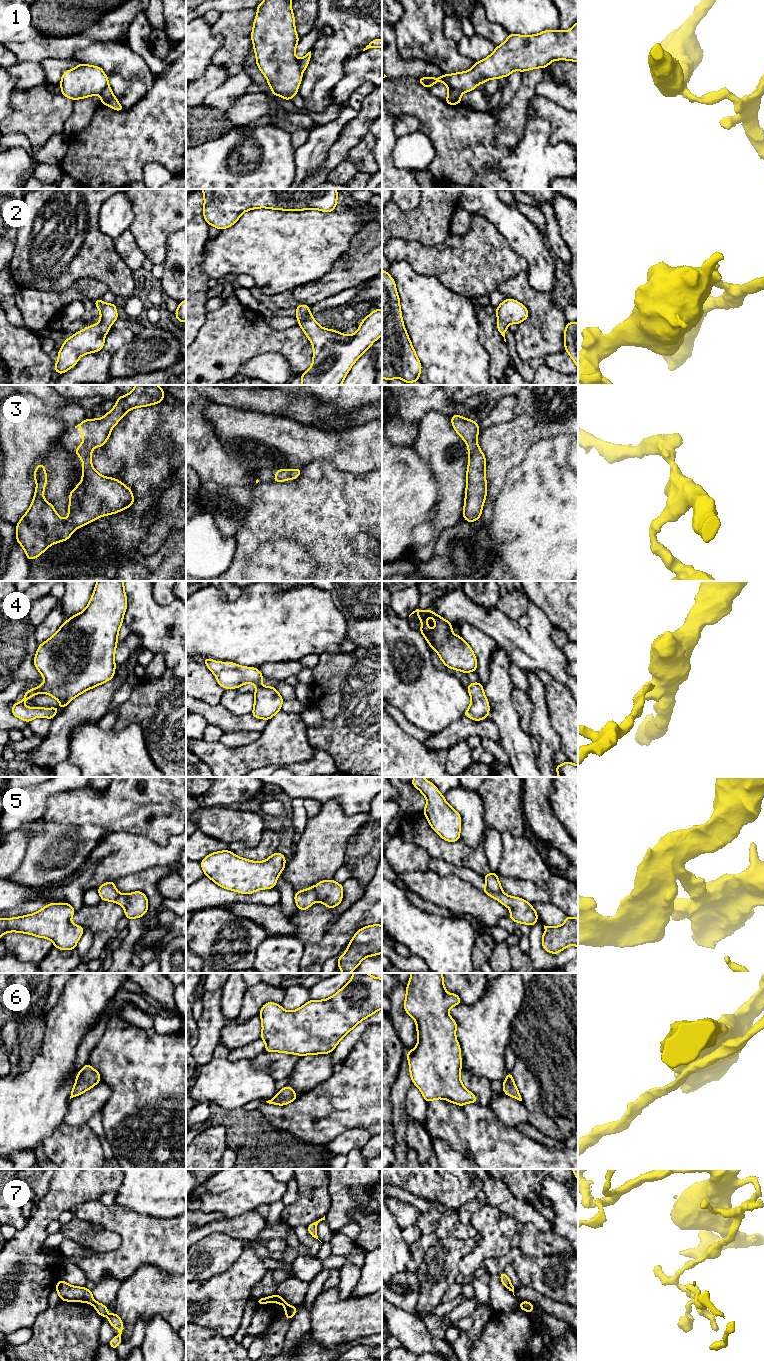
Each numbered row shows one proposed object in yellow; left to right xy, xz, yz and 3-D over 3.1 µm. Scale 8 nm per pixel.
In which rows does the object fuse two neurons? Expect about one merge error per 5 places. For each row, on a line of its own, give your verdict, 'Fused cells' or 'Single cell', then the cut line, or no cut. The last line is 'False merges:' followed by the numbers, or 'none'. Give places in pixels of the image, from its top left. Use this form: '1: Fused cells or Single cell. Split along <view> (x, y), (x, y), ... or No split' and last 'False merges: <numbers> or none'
1: Fused cells. Split along yz (448, 87), (457, 89), (461, 93)
2: Single cell. No split
3: Single cell. No split
4: Single cell. No split
5: Fused cells. Split along yz (486, 886), (489, 891), (502, 892)
6: Single cell. No split
7: Fused cells. Split along xz (290, 1306), (285, 1315)
False merges: 1, 5, 7

